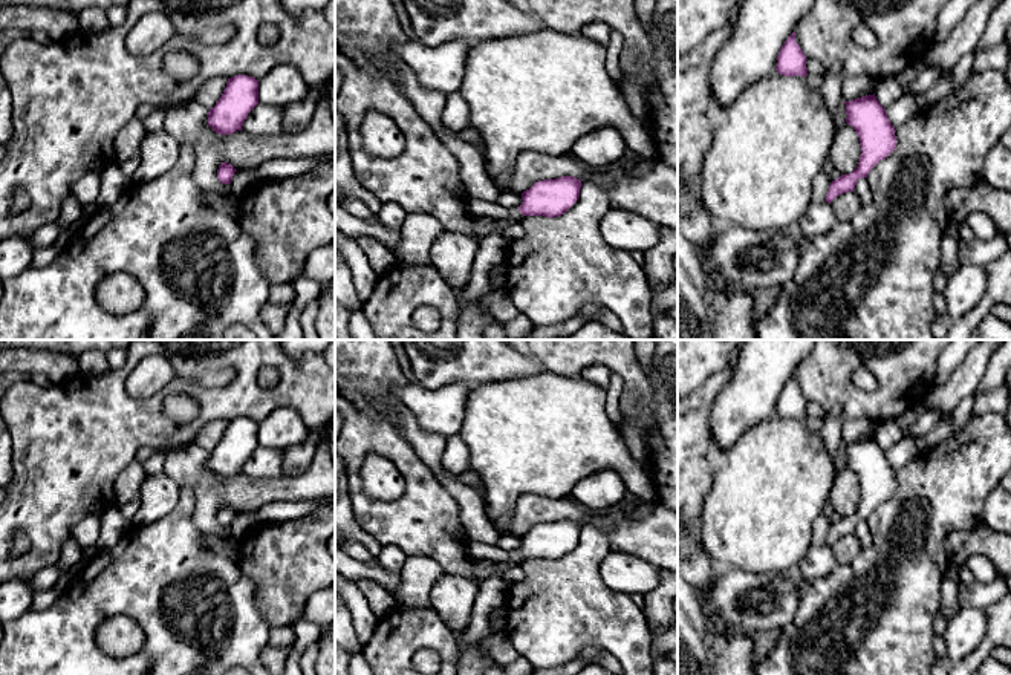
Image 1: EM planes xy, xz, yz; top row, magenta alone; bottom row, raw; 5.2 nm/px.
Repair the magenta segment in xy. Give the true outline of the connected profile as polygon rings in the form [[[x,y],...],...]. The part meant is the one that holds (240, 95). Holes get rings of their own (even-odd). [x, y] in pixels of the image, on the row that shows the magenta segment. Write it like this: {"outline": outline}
{"outline": [[[248,75],[228,78],[226,87],[208,112],[208,126],[219,135],[242,130],[248,113],[258,104],[258,80]]]}

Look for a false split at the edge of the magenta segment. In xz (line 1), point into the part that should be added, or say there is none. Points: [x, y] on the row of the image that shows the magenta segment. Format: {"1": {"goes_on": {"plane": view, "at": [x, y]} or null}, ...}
{"1": {"goes_on": null}}

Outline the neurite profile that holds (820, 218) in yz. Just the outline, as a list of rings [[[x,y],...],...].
[[[829,202],[811,204],[805,216],[797,222],[805,237],[829,233],[837,225],[837,217]]]

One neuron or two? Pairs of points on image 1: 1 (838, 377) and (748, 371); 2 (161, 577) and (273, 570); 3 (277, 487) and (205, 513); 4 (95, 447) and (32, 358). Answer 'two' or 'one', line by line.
1: two
2: two
3: one
4: two

